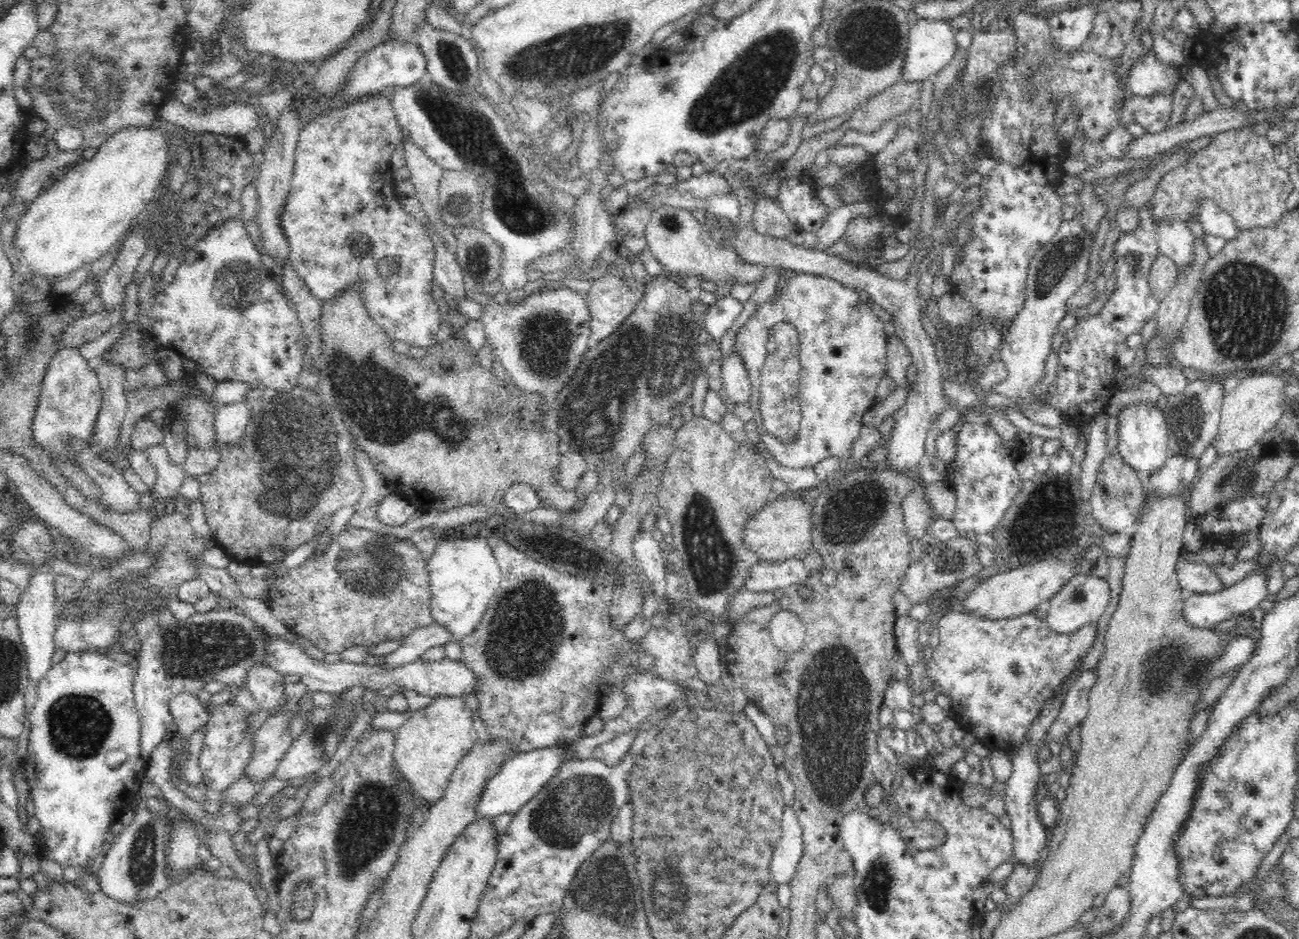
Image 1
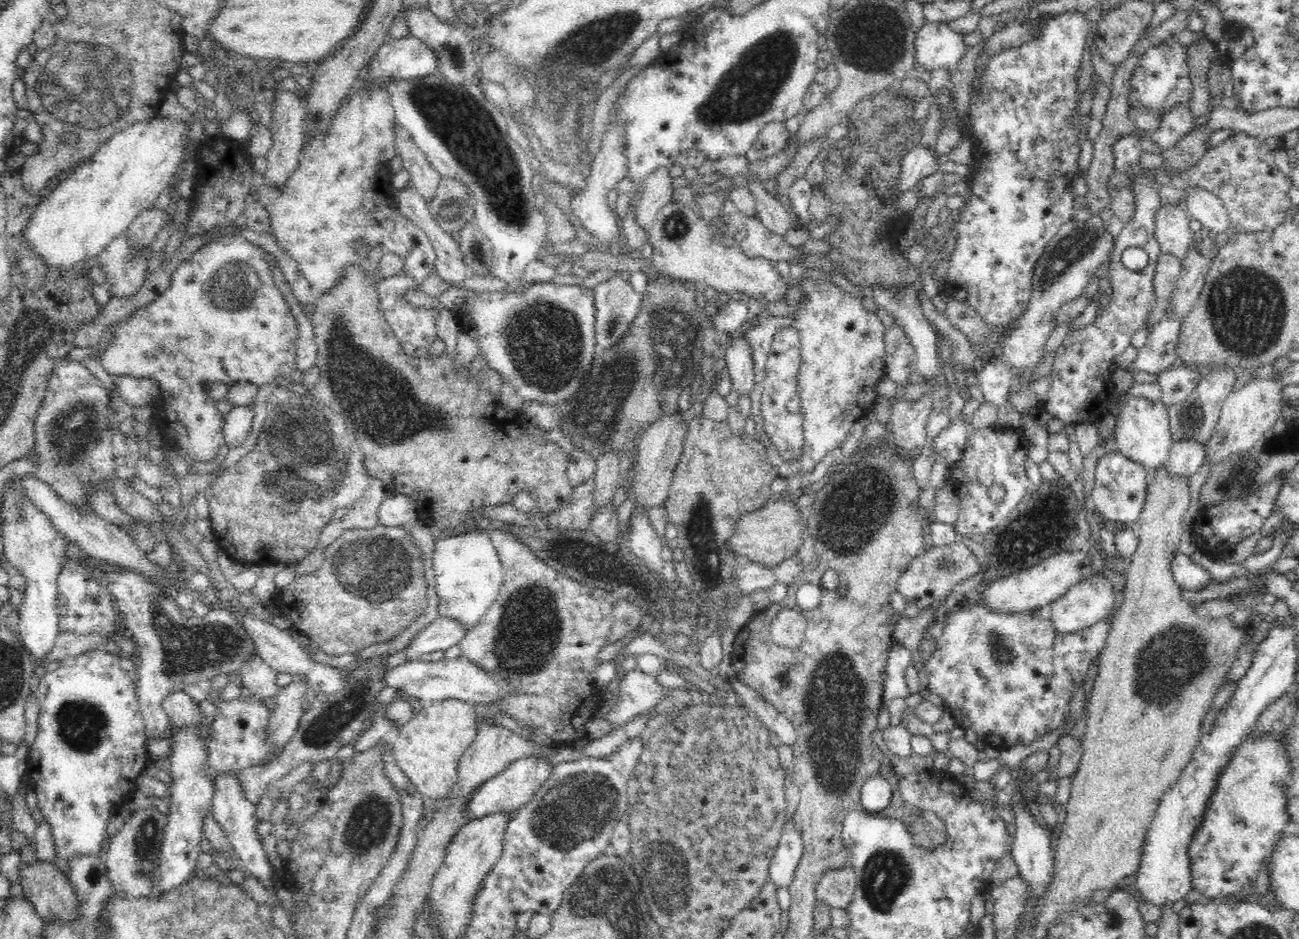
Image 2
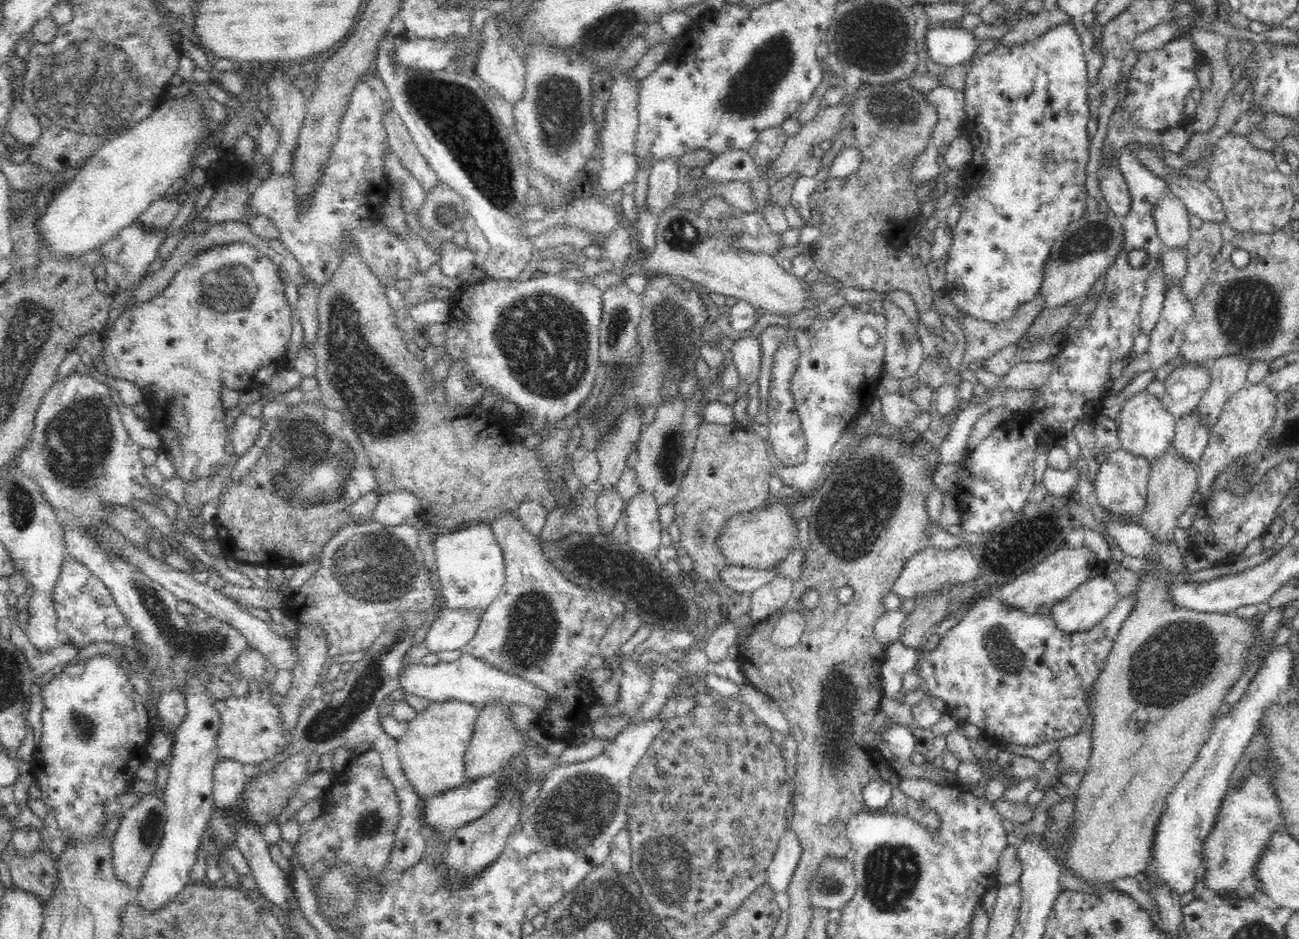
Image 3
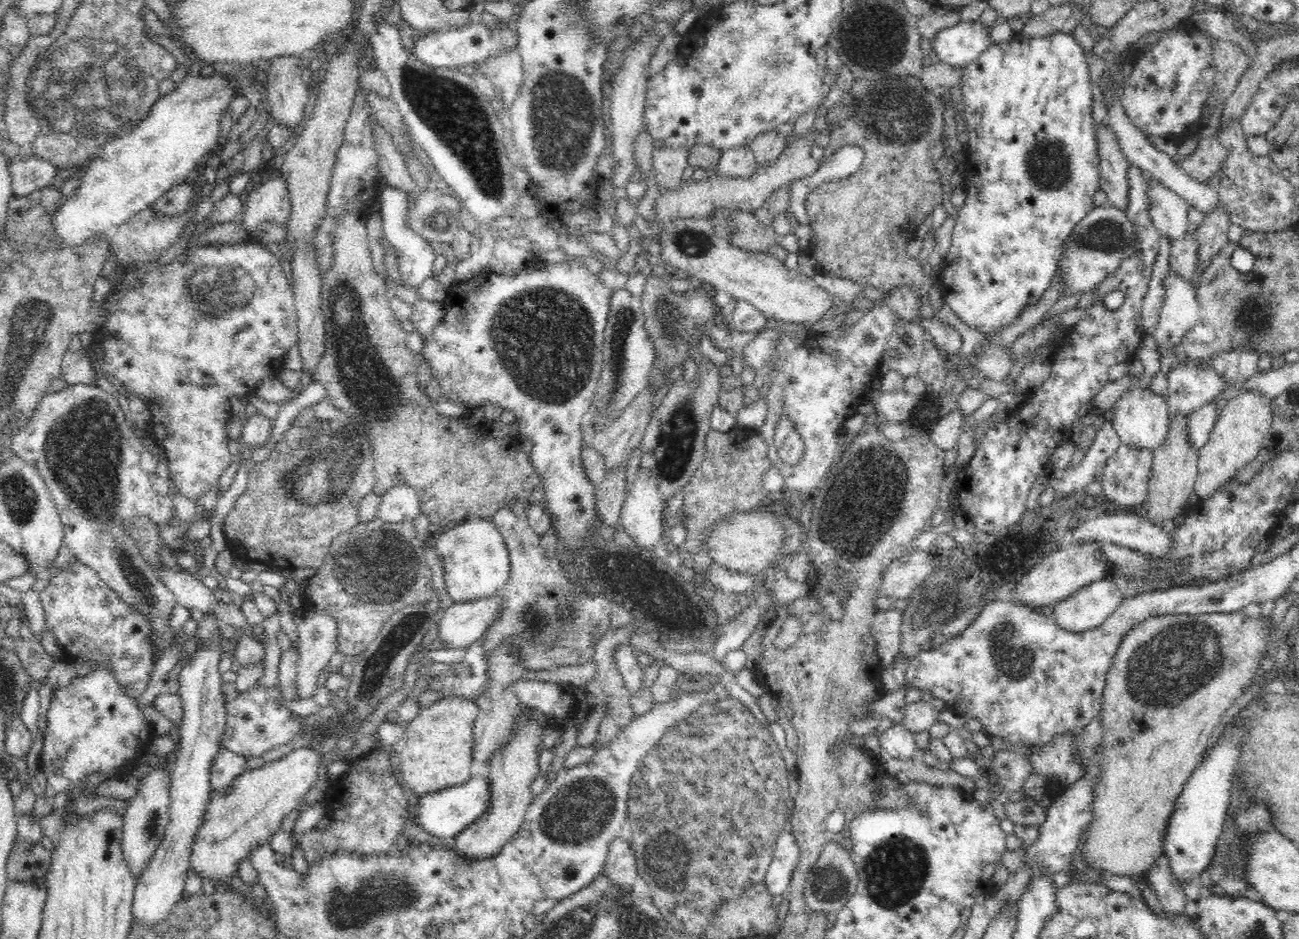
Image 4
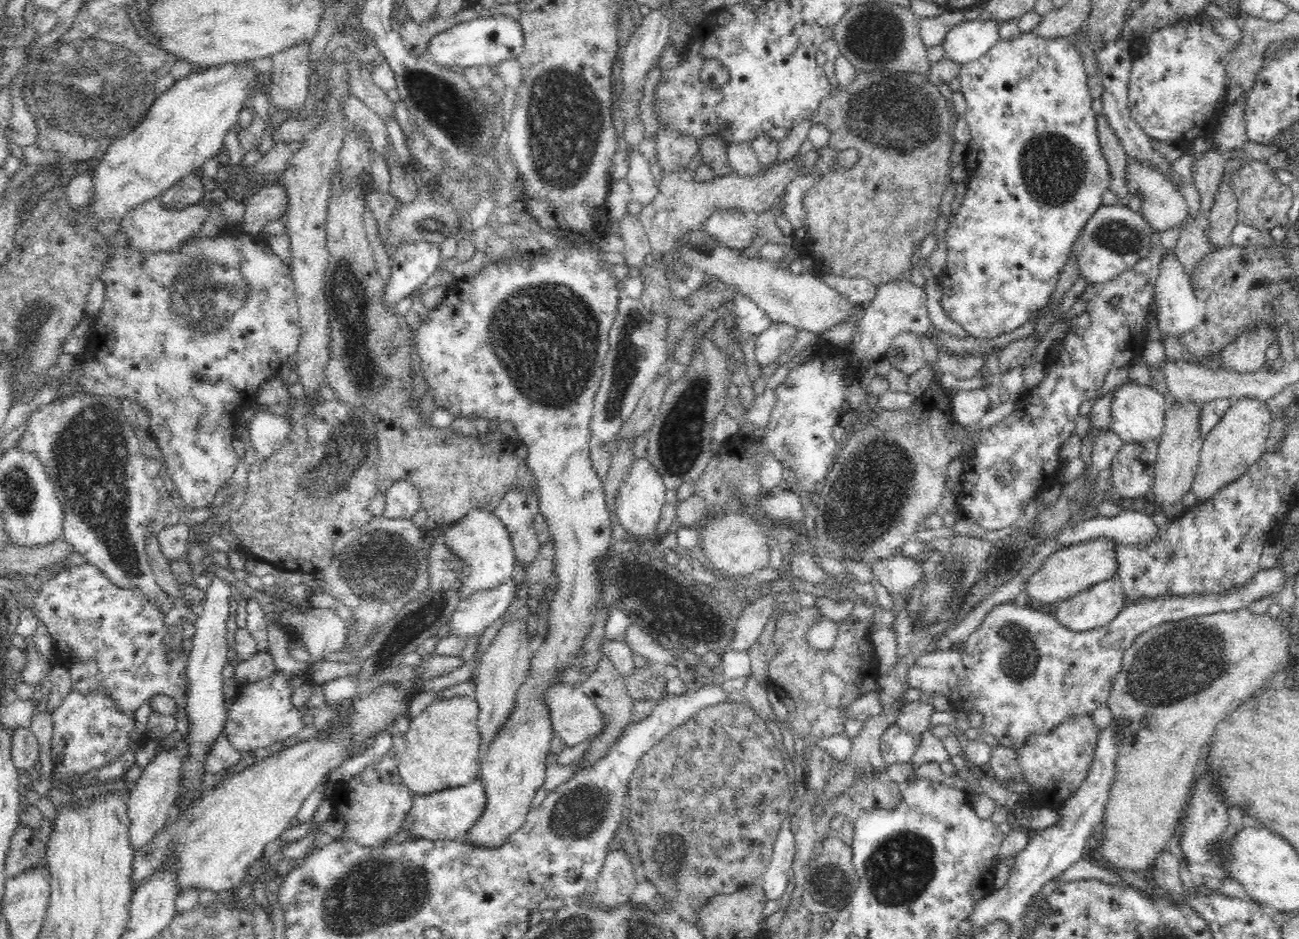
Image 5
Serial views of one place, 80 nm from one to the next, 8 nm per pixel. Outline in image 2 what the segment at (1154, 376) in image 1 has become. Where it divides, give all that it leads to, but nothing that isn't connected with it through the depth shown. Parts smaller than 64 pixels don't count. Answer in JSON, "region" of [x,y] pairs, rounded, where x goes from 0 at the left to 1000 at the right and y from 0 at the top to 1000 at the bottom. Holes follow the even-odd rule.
{"region":[[[911,387],[899,391],[891,397],[891,407],[895,414],[894,427],[898,431],[910,430],[913,423],[920,415],[924,404],[922,392],[912,390]]]}

